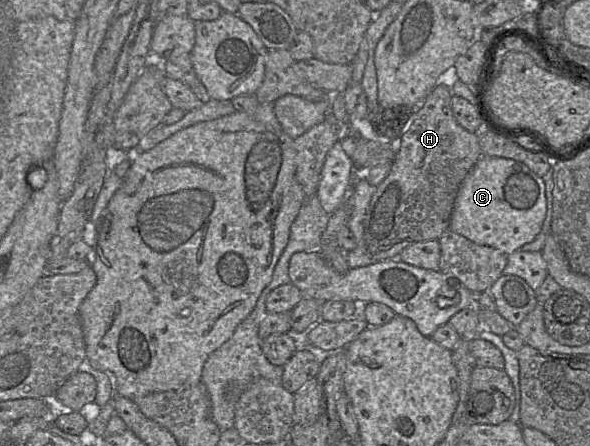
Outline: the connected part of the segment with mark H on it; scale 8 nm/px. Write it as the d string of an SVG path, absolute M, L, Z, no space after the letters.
M439 82L415 109L411 121L396 143L396 155L391 169L376 187L364 219L364 239L375 262L399 257L401 251L413 243L438 240L449 230L454 201L460 184L483 155L479 134L461 127L452 113L453 93L447 82Z

